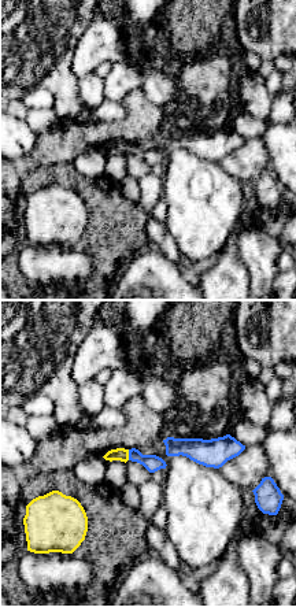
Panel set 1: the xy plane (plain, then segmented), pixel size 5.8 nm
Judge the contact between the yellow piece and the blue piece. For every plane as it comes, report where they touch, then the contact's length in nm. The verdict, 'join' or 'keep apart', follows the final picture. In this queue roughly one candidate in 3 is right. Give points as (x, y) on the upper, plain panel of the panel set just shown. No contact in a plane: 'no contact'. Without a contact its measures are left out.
contact (128, 148); length 60 nm

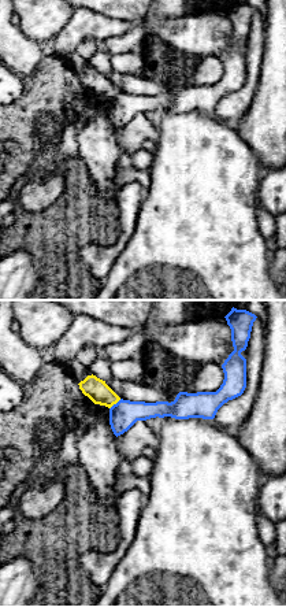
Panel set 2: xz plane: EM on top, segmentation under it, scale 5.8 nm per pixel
contact (115, 96); length 90 nm

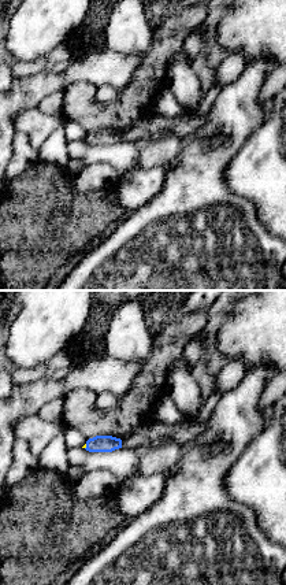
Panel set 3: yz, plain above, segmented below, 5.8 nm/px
contact (85, 140); length 30 nm

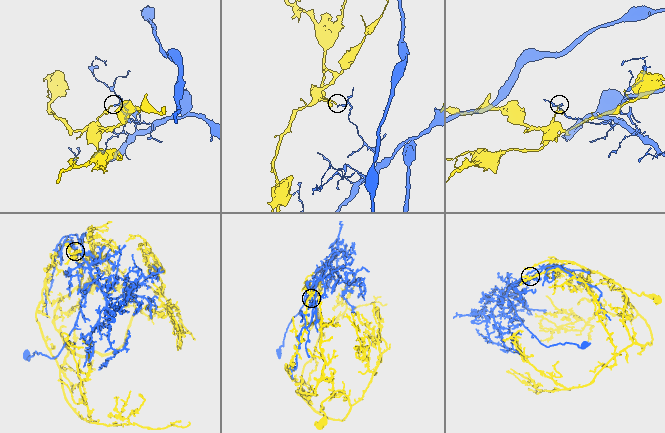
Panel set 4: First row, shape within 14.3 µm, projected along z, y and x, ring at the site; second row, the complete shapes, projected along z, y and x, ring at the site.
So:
keep apart

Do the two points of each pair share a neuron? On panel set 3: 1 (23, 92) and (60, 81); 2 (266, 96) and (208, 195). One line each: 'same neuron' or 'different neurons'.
1: different neurons
2: different neurons

